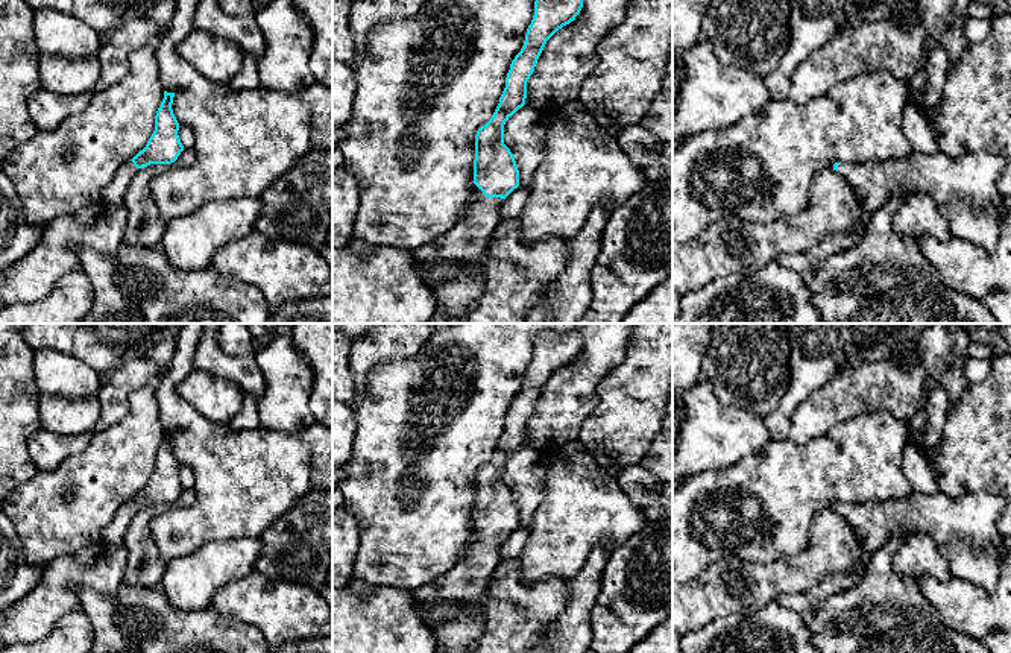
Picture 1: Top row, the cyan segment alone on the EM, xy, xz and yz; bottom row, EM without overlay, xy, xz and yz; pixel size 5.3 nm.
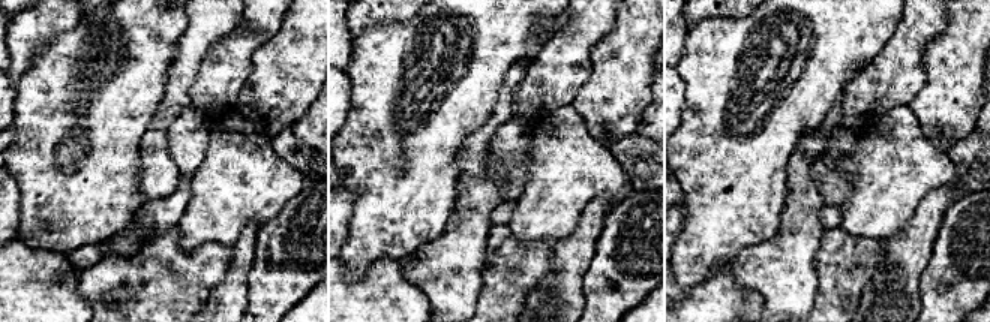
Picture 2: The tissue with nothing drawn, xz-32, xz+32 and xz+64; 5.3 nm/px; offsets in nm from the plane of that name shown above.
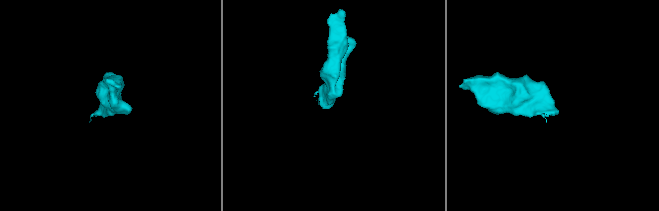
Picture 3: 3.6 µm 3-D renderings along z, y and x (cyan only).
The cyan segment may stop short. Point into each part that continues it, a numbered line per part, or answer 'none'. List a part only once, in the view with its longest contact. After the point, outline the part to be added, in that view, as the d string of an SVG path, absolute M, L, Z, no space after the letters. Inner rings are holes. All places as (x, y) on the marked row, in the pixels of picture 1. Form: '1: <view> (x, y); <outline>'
1: xz (465, 243); M474 184L474 199L468 211L445 234L433 240L436 255L431 260L416 261L414 270L424 278L436 264L454 261L457 273L436 284L436 302L446 314L471 311L481 296L484 278L480 266L486 261L486 248L499 222L501 197L486 197Z

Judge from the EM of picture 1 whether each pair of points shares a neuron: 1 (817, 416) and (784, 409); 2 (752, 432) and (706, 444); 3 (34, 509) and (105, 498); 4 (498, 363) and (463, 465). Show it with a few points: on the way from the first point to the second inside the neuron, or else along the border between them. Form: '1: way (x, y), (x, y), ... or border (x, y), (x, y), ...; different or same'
1: border (822, 389), (817, 389), (796, 407), (788, 436); different
2: way (741, 432), (717, 436); same
3: way (52, 509), (67, 509), (79, 498), (87, 498); same
4: way (483, 389), (463, 415), (463, 439); same

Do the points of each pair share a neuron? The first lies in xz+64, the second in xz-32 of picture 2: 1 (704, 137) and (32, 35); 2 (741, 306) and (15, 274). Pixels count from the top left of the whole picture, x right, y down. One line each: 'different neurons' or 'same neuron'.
1: different neurons
2: same neuron

